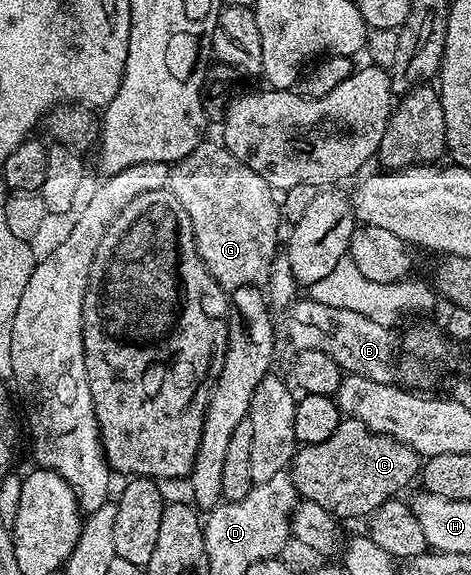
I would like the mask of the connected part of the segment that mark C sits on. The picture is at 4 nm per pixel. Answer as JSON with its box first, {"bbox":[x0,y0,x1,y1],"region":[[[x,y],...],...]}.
{"bbox":[291,418,422,522],"region":[[[345,418],[335,434],[327,438],[327,442],[298,447],[297,454],[293,457],[291,475],[300,497],[323,506],[323,510],[336,516],[338,521],[346,522],[345,520],[357,520],[360,516],[372,516],[376,508],[383,506],[383,502],[394,499],[412,480],[416,481],[422,467],[422,457],[411,450],[411,446],[399,442],[393,436],[373,432],[363,422]]]}

